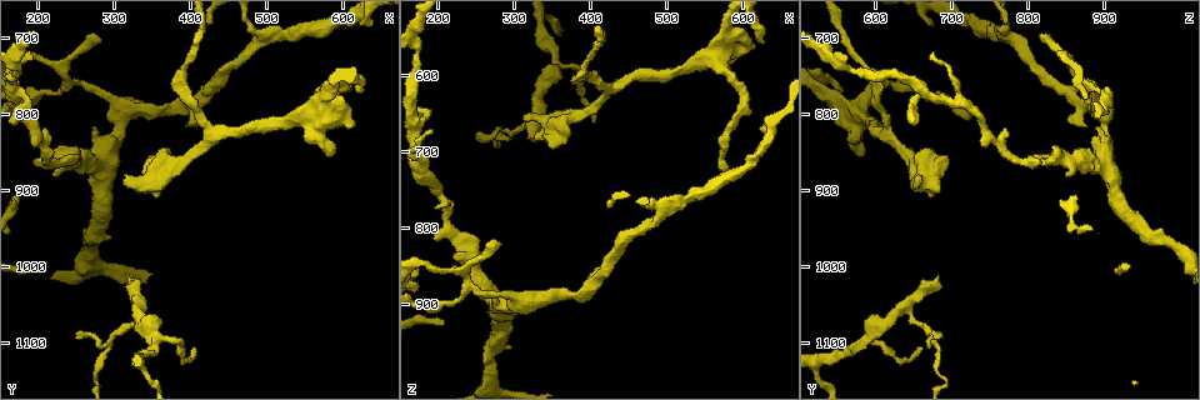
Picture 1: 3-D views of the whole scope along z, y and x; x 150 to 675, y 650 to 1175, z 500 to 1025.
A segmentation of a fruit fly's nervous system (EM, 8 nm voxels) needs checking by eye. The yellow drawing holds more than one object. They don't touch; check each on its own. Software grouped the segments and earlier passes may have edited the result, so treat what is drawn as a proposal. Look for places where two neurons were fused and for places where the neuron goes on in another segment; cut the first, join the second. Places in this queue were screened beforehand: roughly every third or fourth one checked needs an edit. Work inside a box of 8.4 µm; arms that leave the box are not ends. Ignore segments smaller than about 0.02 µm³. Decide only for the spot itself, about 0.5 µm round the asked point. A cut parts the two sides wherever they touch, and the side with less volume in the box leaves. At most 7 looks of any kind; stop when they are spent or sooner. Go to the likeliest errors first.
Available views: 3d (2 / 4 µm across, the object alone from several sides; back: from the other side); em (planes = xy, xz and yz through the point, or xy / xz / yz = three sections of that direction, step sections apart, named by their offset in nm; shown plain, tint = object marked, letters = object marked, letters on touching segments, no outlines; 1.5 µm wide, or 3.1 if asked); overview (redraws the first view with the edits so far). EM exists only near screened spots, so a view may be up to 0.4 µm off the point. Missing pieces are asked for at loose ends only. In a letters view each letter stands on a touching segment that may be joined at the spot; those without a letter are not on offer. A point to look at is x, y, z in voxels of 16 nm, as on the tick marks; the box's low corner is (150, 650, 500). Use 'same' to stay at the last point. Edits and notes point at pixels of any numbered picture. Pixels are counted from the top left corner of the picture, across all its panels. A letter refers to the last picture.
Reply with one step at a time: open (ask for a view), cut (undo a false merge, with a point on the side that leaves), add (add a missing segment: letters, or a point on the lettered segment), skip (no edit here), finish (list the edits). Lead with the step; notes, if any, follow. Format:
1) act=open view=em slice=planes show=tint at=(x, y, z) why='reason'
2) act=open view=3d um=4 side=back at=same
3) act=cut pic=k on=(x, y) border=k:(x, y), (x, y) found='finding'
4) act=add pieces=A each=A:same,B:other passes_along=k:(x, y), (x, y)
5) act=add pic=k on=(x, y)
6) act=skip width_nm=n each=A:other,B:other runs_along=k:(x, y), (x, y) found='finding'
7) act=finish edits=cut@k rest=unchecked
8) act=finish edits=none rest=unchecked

act=open view=em slice=planes show=tint at=(315, 875, 655) why='free end'

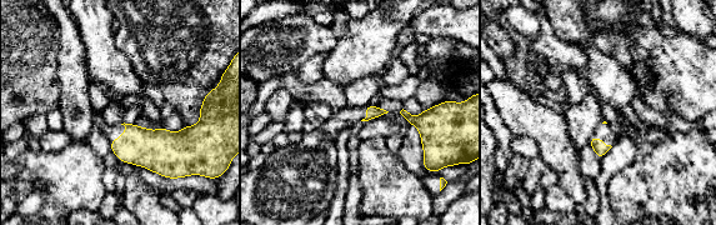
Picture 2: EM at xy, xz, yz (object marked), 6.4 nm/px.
act=open view=em slice=planes show=letters at=same

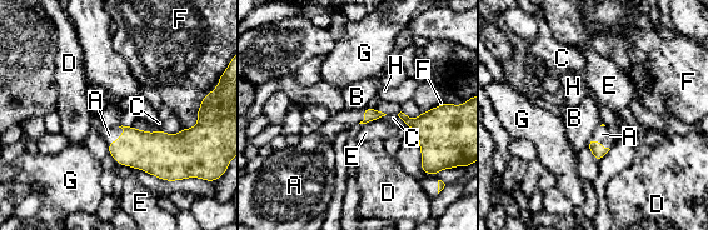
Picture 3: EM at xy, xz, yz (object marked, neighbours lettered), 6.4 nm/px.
act=add pieces=A each=A:same,B:other,C:other,D:other,E:other,F:other,G:other,H:other passes_along=3:(154, 153), (119, 138), (109, 135) found='it goes on there'

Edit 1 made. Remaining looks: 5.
act=open view=3d um=4 at=(260, 1080, 680) why='thin end'

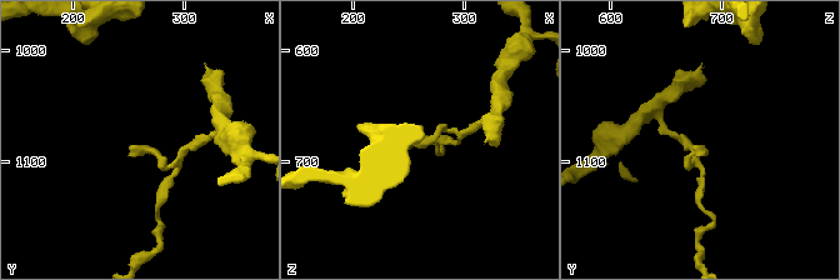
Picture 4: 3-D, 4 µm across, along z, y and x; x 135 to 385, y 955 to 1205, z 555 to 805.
act=open view=em slice=planes show=letters at=(258, 1084, 678) why='shape alone is not enough'

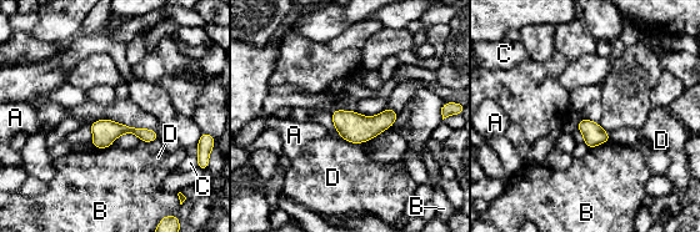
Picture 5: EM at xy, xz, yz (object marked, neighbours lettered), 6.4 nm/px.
act=skip longest_contact=B:150nm each=A:other,B:other,C:other,D:other border=5:(609, 140), (589, 150) found='no lettered segment goes on from it'

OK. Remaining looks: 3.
act=finish edits=add@3 rest=unchecked

